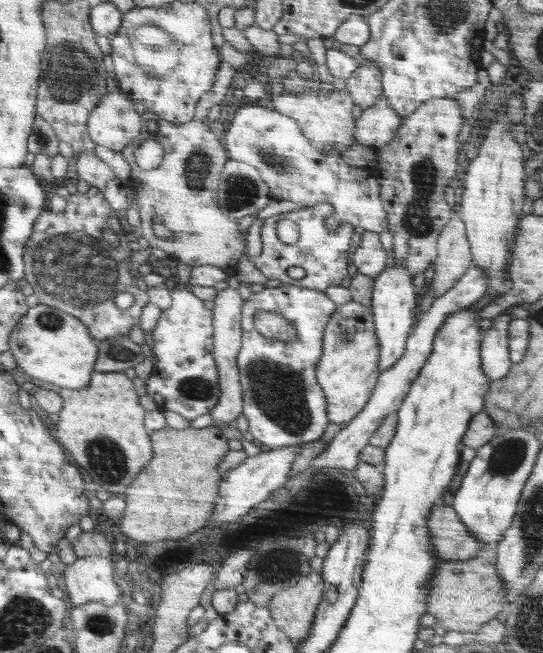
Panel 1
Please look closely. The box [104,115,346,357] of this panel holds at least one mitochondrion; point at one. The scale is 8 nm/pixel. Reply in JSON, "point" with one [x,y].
{"point":[240,191]}

